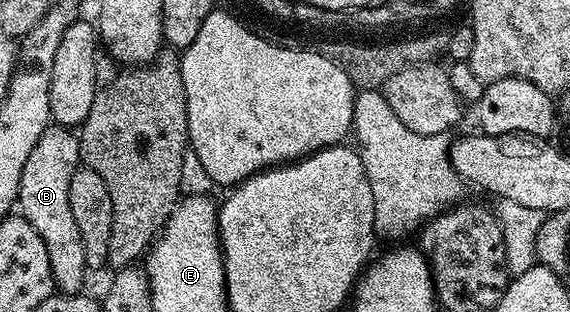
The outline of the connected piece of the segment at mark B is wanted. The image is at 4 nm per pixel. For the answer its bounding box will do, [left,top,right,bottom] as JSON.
[18,123,90,293]

